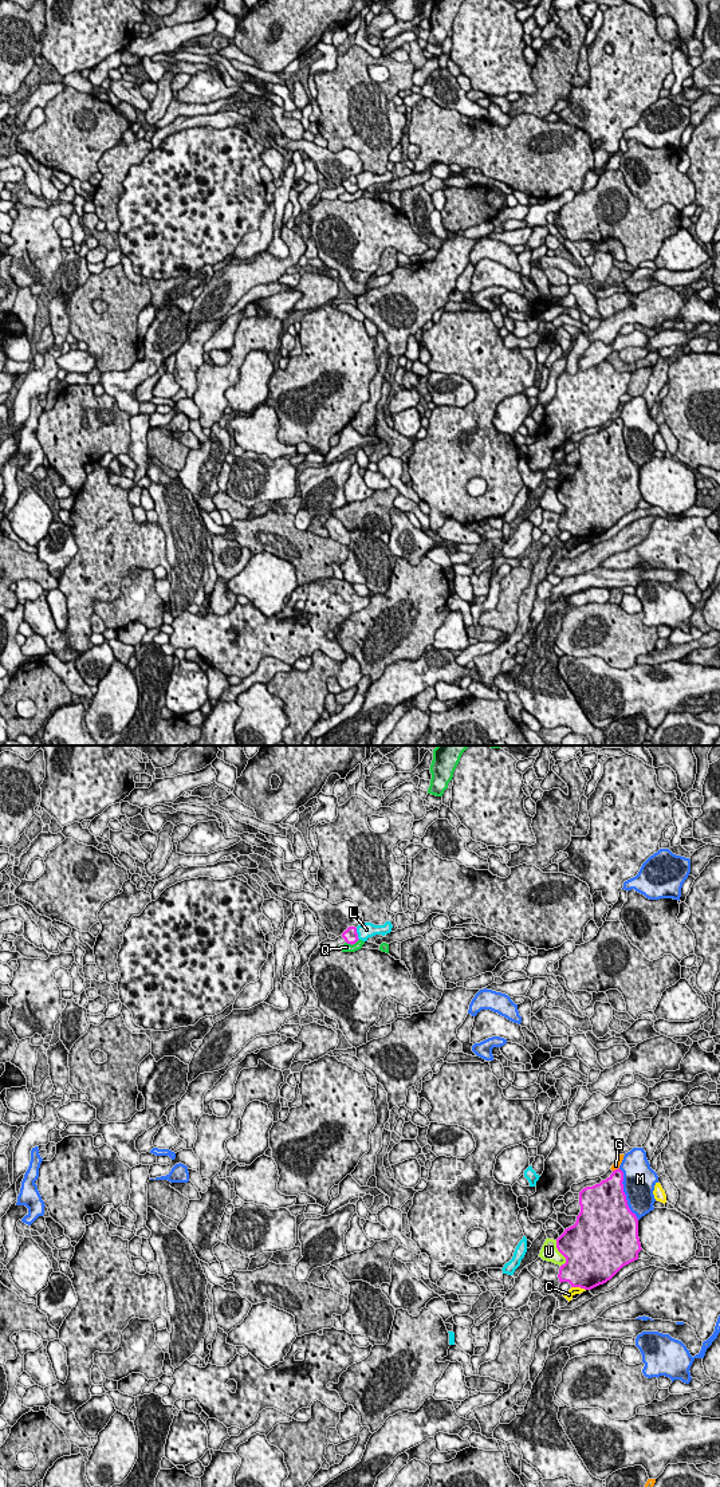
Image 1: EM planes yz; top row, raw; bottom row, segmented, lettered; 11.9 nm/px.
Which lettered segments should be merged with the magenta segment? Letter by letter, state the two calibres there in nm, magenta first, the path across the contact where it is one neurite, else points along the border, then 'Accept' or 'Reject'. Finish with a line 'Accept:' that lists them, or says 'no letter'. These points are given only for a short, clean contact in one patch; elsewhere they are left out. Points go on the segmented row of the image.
C: Thickness 500 nm (magenta) against 100 nm. Reject
G: Thickness 280 nm (magenta) against 90 nm. Reject
L: Thickness 170 nm (magenta) against 190 nm. Reject
M: Thickness 500 nm (magenta) against 380 nm. Reject
Q: Thickness 170 nm (magenta) against 100 nm. Reject
U: Thickness 480 nm (magenta) against 200 nm. Reject
Accept: no letter

